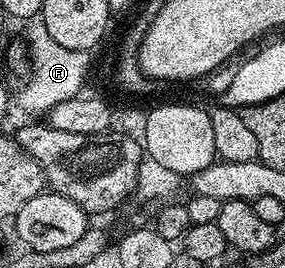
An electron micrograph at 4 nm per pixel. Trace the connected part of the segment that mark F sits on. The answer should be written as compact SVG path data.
M41 23L33 24L28 38L31 50L31 74L25 80L22 92L18 95L18 103L30 114L30 117L42 117L49 114L52 108L62 101L74 99L81 91L89 73L92 55L89 51L67 49L58 44L48 34L47 27Z

